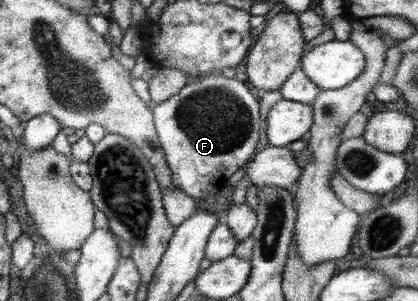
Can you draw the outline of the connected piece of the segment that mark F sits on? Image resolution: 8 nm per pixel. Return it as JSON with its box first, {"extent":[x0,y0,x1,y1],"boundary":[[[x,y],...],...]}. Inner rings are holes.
{"extent":[151,76,260,200],"boundary":[[[203,76],[201,80],[183,86],[174,96],[157,105],[153,104],[151,111],[162,150],[172,171],[173,183],[184,194],[196,200],[214,196],[218,186],[226,185],[230,176],[249,162],[258,146],[260,101],[254,98],[243,81],[234,77]]]}

